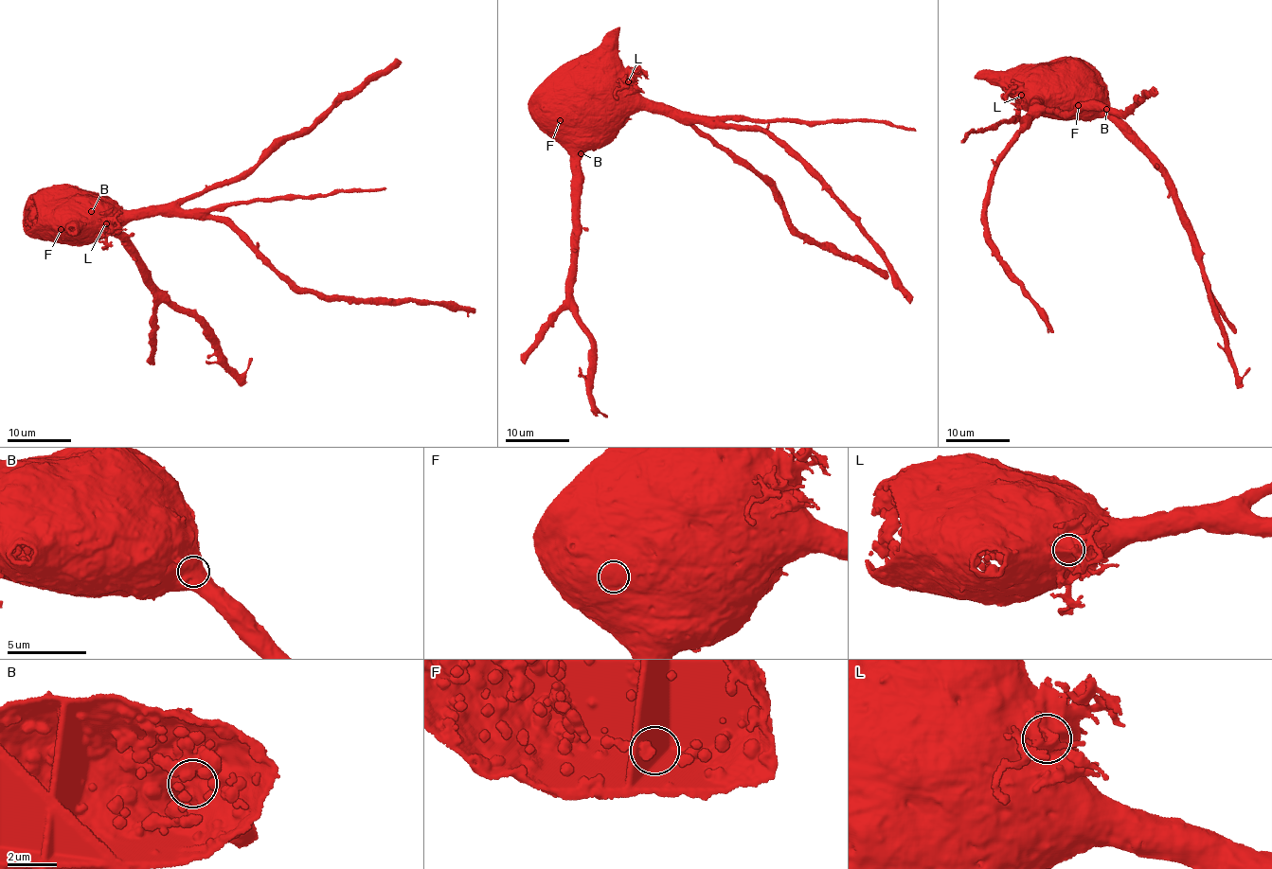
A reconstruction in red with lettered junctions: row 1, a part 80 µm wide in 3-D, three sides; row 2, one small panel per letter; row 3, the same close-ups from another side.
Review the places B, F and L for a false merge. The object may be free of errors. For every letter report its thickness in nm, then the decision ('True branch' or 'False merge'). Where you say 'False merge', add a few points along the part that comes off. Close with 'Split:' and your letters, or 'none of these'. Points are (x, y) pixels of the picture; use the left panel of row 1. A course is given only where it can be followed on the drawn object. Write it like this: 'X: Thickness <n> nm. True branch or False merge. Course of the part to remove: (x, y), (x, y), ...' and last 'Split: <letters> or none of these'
B: Thickness 850 nm. True branch
F: Thickness 1200 nm. True branch
L: Thickness 1300 nm. False merge. Course of the part to remove: (105, 223), (103, 248), (108, 249)
Split: L

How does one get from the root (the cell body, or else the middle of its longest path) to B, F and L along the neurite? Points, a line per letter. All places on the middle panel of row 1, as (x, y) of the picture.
B: (577, 92), (560, 93), (556, 96), (556, 133), (568, 150), (581, 153)
F: (577, 92), (560, 93), (556, 97), (554, 113), (560, 120)
L: (577, 92), (561, 89), (591, 92), (616, 81), (627, 81)

